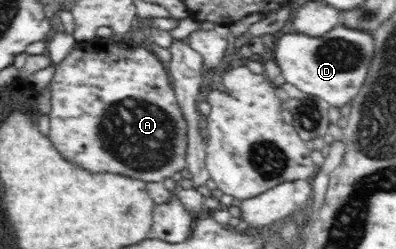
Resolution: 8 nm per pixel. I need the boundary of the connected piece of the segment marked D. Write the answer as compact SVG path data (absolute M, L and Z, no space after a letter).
M342 25L334 27L322 37L296 33L282 35L275 49L266 52L266 58L271 57L280 67L285 83L291 83L303 93L321 98L328 105L338 108L355 100L374 56L375 45L371 33Z

